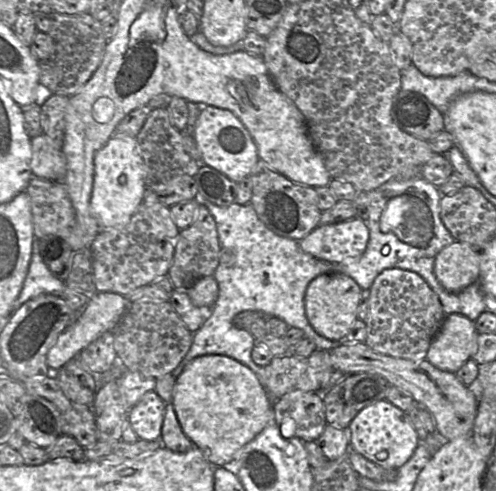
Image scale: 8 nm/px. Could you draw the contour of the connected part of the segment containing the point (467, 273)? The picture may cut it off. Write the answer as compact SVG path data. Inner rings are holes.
M453 242L436 256L434 274L449 292L460 292L478 282L480 250L463 242Z

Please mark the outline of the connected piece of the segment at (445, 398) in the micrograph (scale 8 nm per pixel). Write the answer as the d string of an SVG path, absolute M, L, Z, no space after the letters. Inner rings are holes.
M344 343L329 351L334 370L345 374L365 372L384 377L391 385L409 393L415 402L423 404L433 415L436 431L448 441L470 438L477 415L477 393L474 387L461 382L455 373L440 370L427 359L412 361L377 353L365 343Z

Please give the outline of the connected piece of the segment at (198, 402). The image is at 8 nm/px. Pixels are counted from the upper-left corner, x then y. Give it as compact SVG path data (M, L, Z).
M202 355L190 361L176 379L172 404L185 435L215 467L233 470L237 453L274 423L271 399L257 375L225 355Z

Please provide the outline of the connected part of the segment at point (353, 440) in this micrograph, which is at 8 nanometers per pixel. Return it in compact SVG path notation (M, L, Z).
M386 399L364 407L348 427L350 449L361 454L383 470L399 469L420 444L408 414Z

